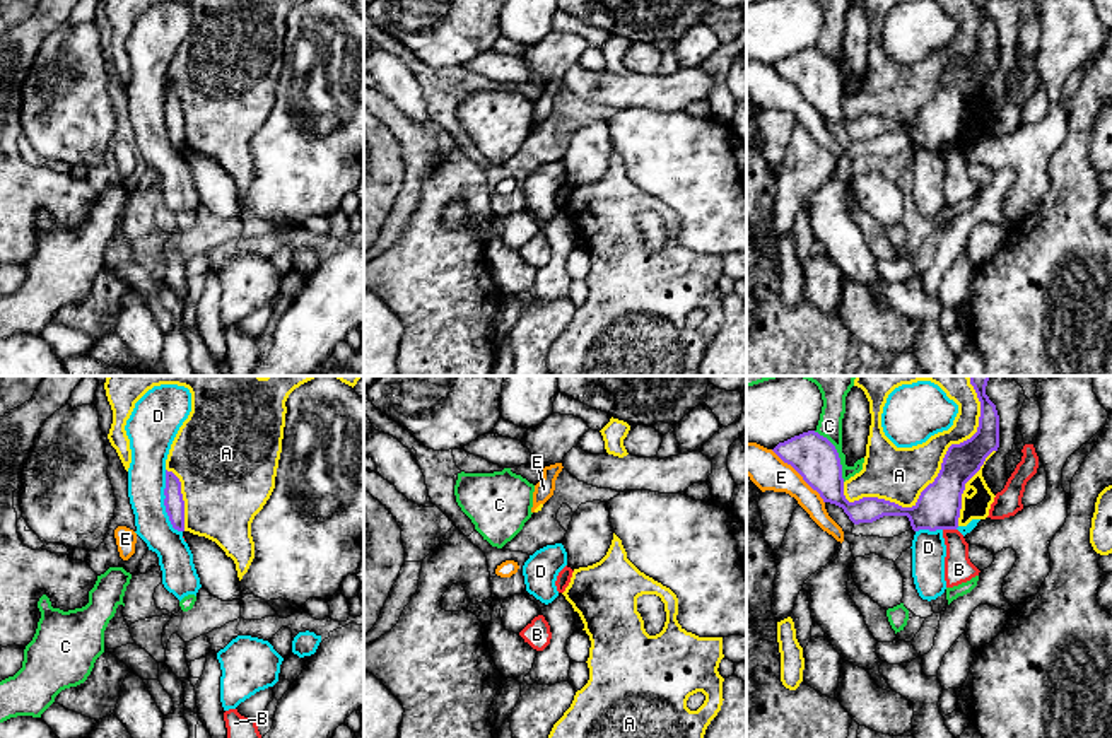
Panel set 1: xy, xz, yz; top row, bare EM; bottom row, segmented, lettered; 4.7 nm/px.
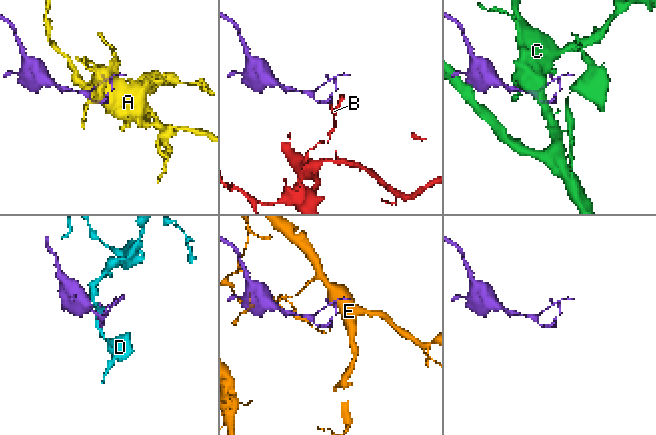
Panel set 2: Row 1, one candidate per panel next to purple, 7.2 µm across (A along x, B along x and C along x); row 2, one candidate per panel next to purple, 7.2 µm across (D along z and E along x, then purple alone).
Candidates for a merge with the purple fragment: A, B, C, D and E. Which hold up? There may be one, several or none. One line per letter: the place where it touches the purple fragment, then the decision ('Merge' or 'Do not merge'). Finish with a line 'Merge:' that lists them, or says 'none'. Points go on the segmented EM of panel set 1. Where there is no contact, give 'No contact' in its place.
A: Touches purple at yz (942, 467). Do not merge
B: Touches purple at yz (950, 528). Do not merge
C: Touches purple at yz (837, 453). Do not merge
D: Touches purple at xy (164, 503). Do not merge
E: Touches purple at yz (800, 474). Do not merge
Merge: none

